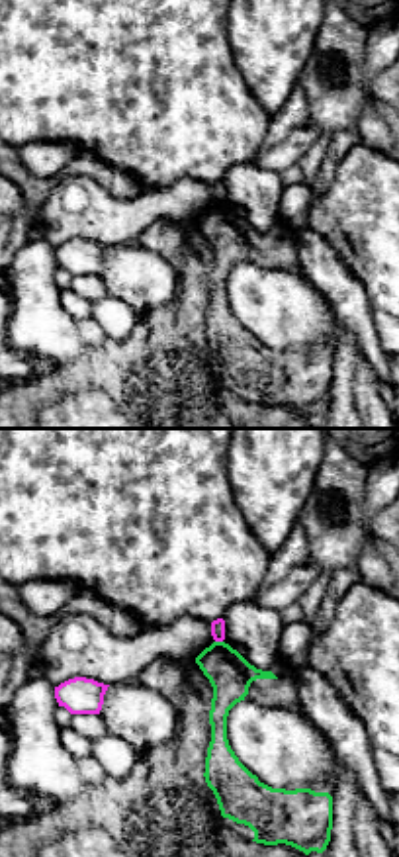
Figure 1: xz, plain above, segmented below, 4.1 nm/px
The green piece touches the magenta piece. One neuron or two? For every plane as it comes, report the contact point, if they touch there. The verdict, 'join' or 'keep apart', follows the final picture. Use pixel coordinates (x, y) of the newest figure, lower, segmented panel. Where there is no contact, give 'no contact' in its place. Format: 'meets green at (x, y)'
meets green at (220, 642)

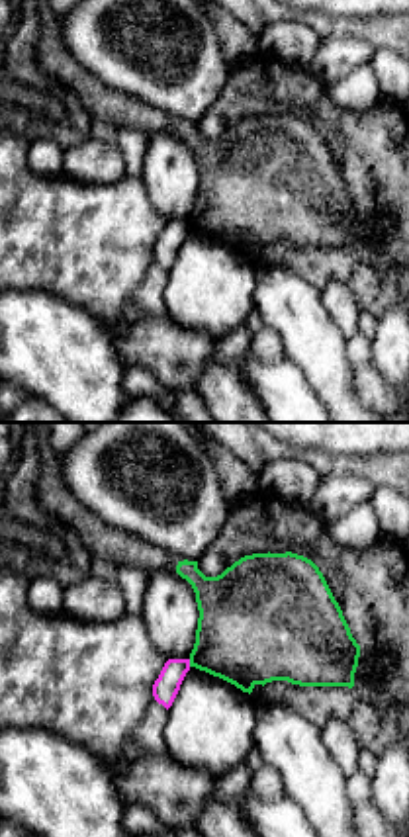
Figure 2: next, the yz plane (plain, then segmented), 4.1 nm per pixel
meets green at (190, 663)

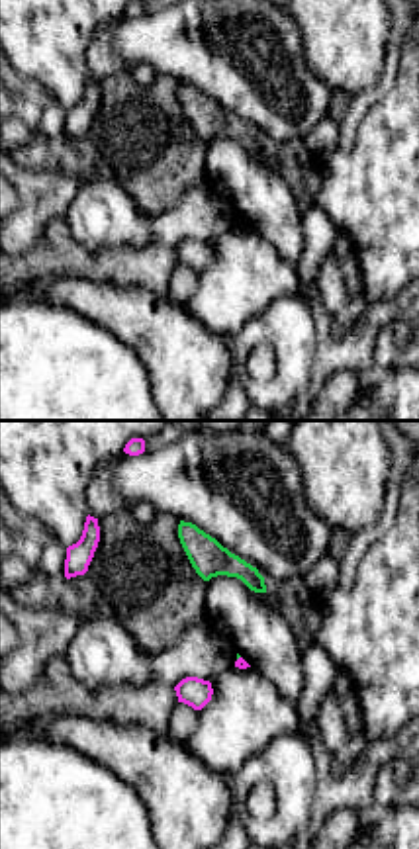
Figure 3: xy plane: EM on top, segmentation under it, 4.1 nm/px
no contact

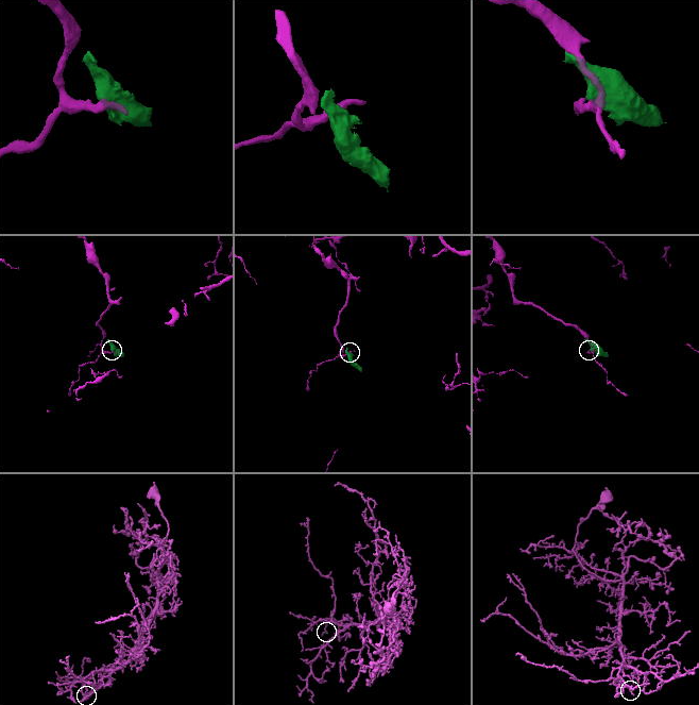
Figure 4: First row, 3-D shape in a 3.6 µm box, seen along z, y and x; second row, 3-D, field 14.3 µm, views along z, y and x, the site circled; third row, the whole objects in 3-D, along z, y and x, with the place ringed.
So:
keep apart

